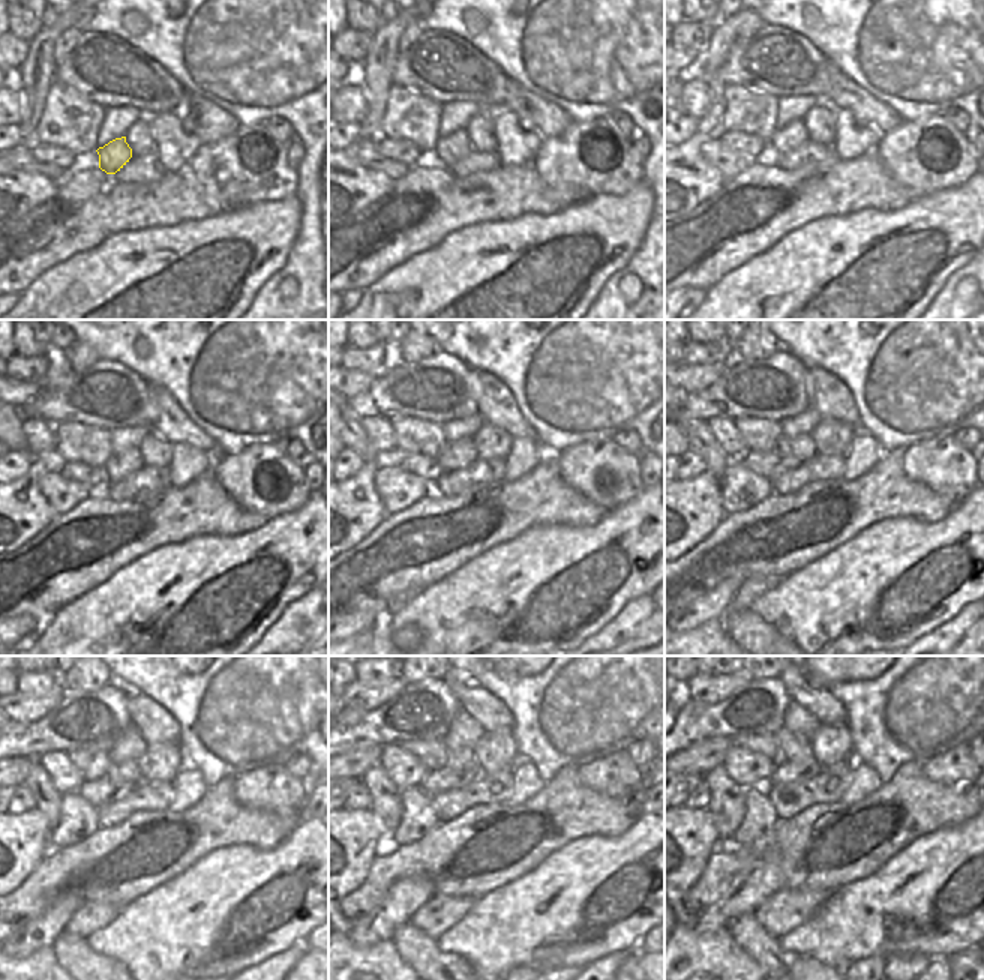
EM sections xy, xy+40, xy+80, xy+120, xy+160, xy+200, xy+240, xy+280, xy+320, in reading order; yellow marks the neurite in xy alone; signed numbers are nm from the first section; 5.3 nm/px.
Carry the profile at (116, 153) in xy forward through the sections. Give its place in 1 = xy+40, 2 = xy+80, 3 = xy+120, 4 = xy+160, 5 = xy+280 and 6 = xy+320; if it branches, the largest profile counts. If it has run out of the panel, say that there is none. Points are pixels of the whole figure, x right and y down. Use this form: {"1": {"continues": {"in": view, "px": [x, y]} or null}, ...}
{"1": {"continues": {"in": "xy+40", "px": [450, 149]}}, "2": {"continues": {"in": "xy+80", "px": [794, 134]}}, "3": {"continues": {"in": "xy+120", "px": [119, 465]}}, "4": {"continues": {"in": "xy+160", "px": [461, 453]}}, "5": {"continues": {"in": "xy+280", "px": [458, 757]}}, "6": {"continues": {"in": "xy+320", "px": [794, 748]}}}

